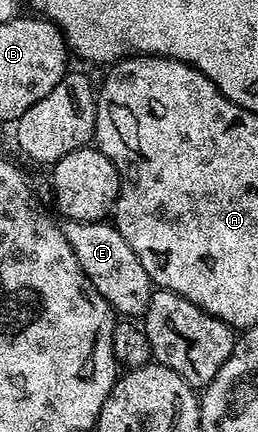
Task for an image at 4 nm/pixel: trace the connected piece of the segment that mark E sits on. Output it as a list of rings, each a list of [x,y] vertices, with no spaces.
[[[65,220],[62,228],[66,243],[70,243],[70,251],[74,251],[74,259],[78,259],[78,267],[94,283],[98,295],[106,299],[117,314],[128,319],[143,318],[154,292],[152,280],[146,275],[146,267],[138,263],[138,255],[130,251],[130,243],[122,239],[115,224],[107,220],[86,222]]]

